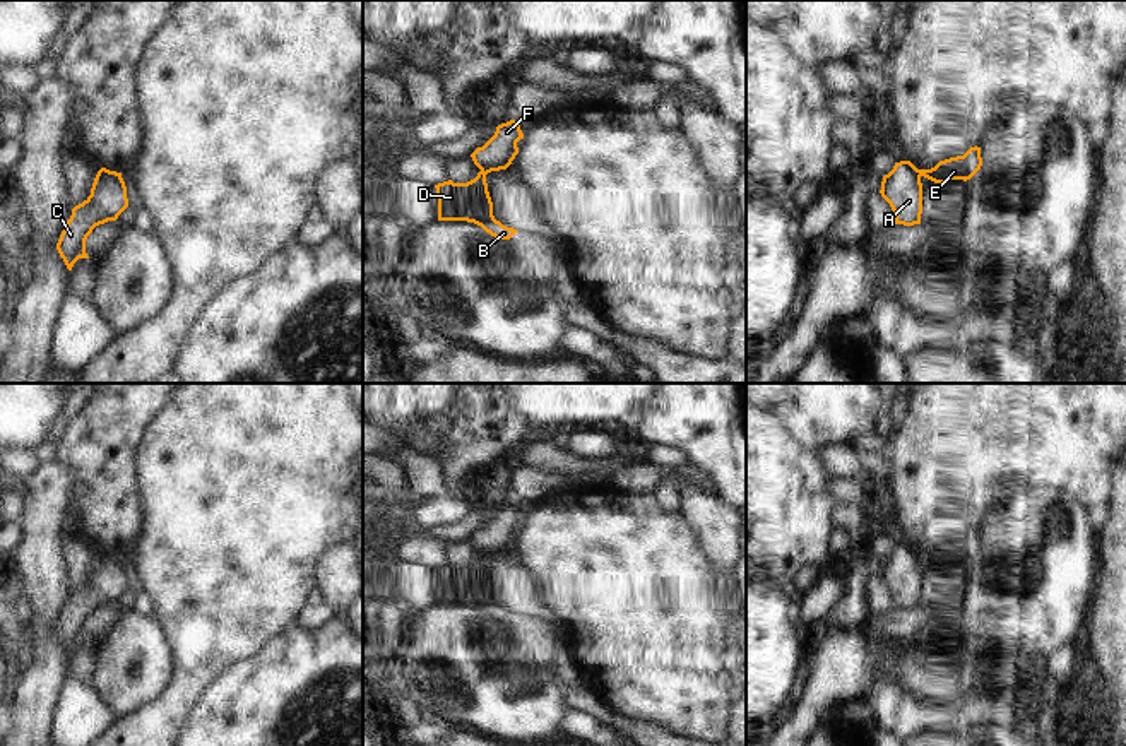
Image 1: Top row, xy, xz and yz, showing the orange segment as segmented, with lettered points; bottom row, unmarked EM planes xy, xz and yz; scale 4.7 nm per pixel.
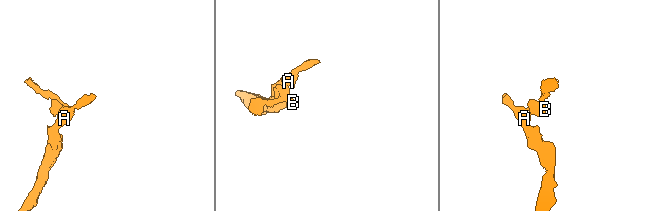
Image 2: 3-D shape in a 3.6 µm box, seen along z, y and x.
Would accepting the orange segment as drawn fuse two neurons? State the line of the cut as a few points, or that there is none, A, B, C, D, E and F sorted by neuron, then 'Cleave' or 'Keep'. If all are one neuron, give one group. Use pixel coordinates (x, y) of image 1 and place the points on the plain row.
Split along yz (916, 553), (919, 560). Groups: A C F / B D E. Cleave

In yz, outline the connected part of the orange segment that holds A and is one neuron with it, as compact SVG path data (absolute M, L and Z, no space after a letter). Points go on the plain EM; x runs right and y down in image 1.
M910 544L895 546L893 553L883 560L880 577L892 590L895 607L921 607L922 566Z

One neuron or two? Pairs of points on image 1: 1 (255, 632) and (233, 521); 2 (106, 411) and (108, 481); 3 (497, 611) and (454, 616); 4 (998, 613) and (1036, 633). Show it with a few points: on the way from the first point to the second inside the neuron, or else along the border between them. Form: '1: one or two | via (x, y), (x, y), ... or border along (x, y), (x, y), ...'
1: one | via (237, 604), (233, 548)
2: one | via (106, 428), (106, 464)
3: two | border along (444, 603), (480, 608), (502, 621), (514, 639)
4: one | via (1007, 613), (1015, 613), (1027, 625)

